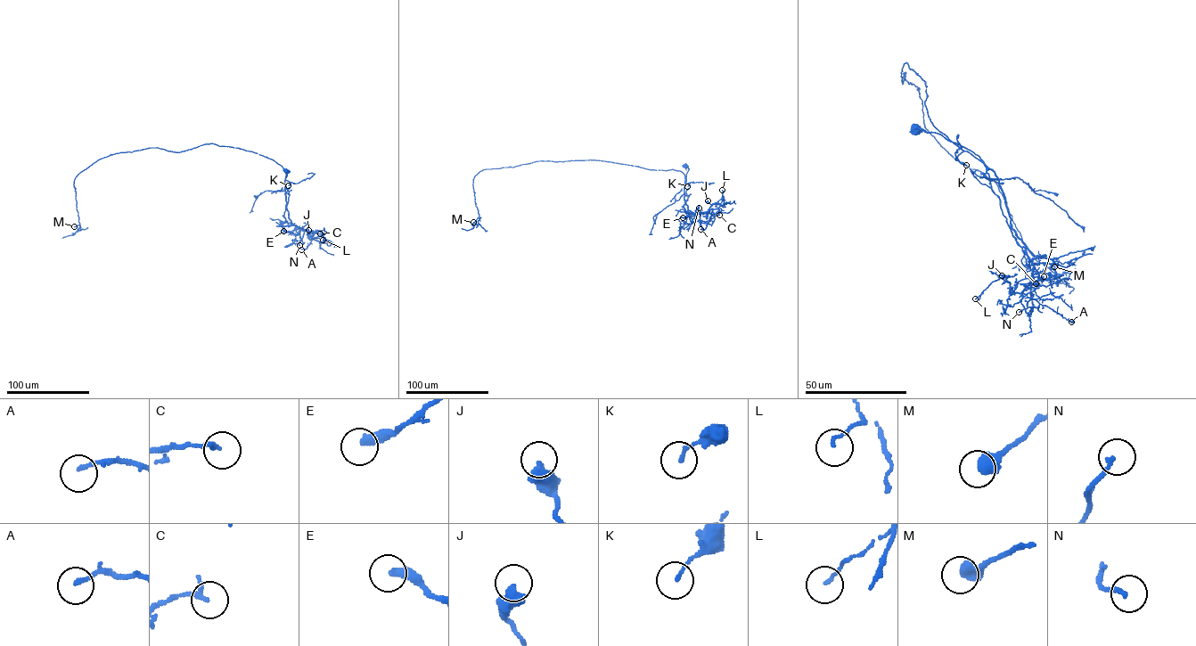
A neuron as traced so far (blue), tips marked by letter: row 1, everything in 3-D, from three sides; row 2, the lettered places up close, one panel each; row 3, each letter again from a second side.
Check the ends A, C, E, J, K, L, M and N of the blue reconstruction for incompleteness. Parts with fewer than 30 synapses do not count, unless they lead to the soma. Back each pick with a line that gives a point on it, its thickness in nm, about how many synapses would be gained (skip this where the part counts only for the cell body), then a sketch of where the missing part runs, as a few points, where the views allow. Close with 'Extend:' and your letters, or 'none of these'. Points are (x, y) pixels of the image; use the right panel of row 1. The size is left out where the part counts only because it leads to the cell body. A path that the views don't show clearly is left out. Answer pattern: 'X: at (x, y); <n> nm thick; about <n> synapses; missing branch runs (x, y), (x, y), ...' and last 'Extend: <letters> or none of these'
Extend: none of these

